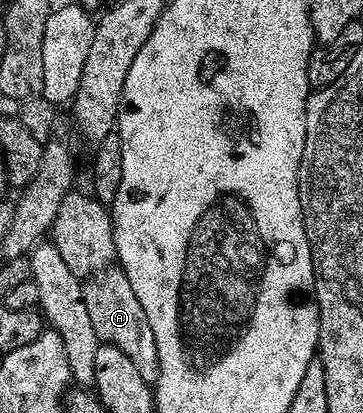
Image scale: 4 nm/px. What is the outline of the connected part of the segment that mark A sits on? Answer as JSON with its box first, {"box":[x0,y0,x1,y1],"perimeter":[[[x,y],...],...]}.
{"box":[83,267,158,385],"perimeter":[[[109,267],[87,278],[83,287],[86,312],[101,344],[118,347],[124,355],[129,356],[142,379],[150,385],[155,384],[158,355],[154,331],[150,331],[150,319],[146,319],[146,311],[142,311],[142,303],[138,303],[138,295],[134,295],[134,287],[130,287],[130,279],[126,279],[123,269]]]}

